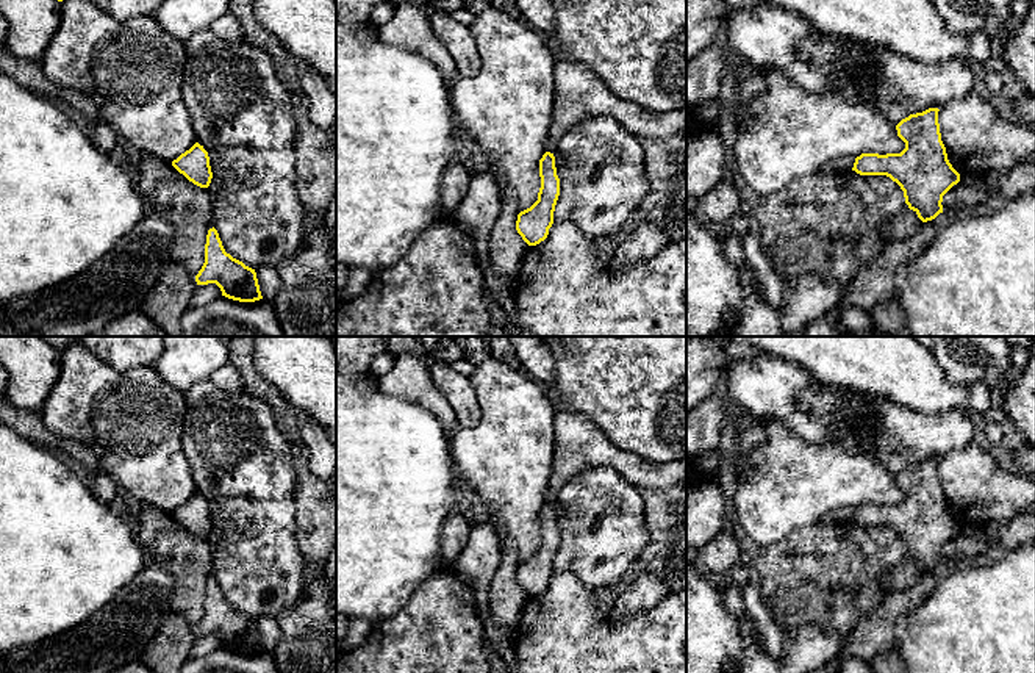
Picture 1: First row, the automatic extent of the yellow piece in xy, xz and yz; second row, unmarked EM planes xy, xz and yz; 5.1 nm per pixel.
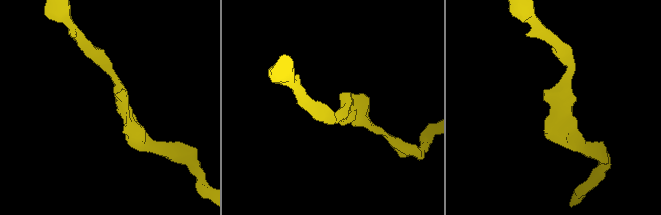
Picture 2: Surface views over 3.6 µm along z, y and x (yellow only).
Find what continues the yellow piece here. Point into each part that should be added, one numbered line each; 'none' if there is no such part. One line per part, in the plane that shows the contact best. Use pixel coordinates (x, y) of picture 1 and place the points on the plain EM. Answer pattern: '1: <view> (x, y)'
1: yz (841, 515)

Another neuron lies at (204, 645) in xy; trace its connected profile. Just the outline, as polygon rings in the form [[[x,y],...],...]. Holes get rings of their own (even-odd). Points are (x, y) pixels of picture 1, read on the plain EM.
[[[216,634],[197,635],[191,648],[189,657],[206,656],[220,646],[222,646],[222,642]]]

